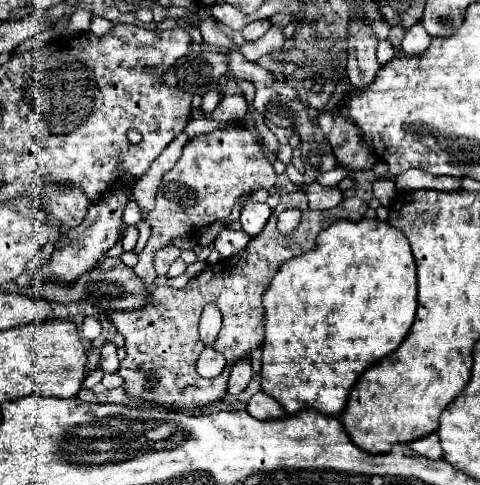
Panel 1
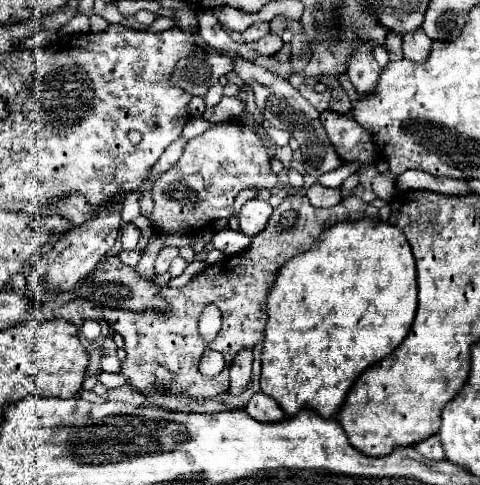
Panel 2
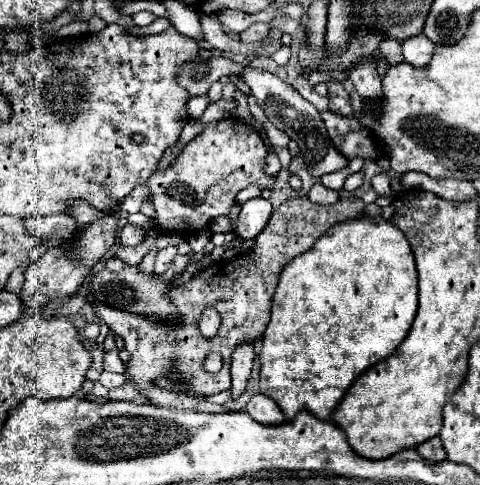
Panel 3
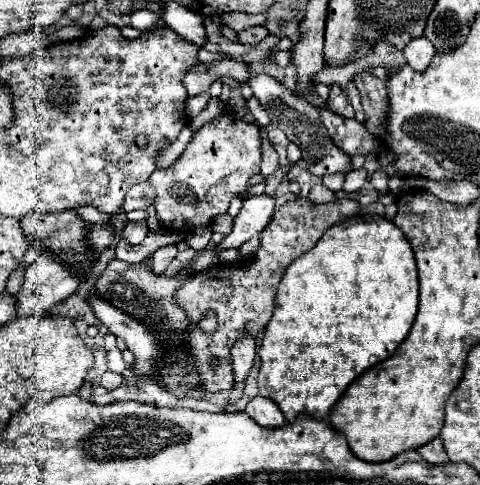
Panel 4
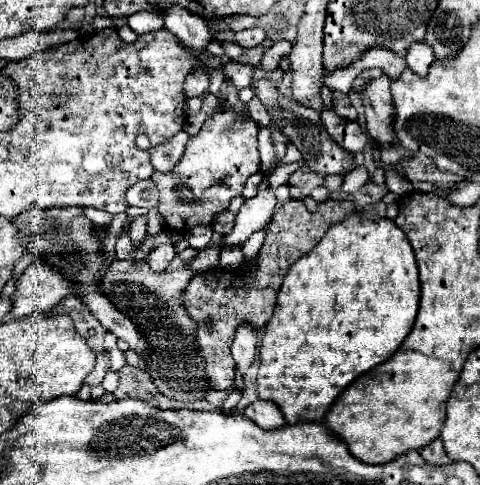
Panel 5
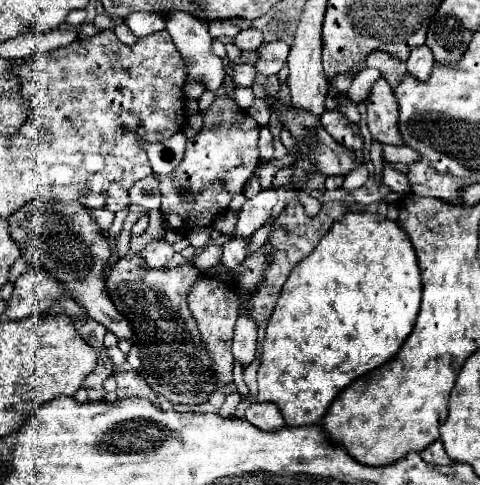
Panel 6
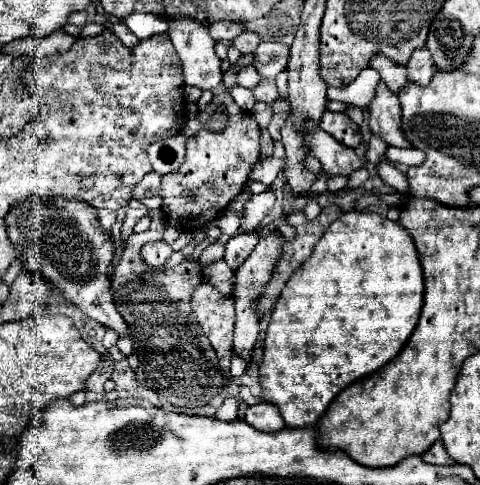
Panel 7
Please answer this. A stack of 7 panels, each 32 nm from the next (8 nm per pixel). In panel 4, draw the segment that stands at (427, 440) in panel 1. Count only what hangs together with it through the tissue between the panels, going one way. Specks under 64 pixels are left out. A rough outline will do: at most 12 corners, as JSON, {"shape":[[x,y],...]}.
{"shape":[[440,438],[426,442],[418,454],[430,464],[444,464],[448,456]]}

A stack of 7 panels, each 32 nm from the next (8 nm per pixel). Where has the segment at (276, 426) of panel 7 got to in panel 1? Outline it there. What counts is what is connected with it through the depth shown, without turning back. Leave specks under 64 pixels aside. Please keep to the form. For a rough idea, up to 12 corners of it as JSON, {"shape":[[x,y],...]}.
{"shape":[[258,392],[250,398],[248,414],[258,420],[282,418],[278,400]]}

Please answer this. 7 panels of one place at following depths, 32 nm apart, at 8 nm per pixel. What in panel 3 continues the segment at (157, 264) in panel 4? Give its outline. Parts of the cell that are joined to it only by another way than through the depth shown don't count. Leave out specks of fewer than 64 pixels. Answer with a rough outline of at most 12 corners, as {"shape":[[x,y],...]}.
{"shape":[[176,246],[158,250],[154,274],[164,274],[178,254]]}

